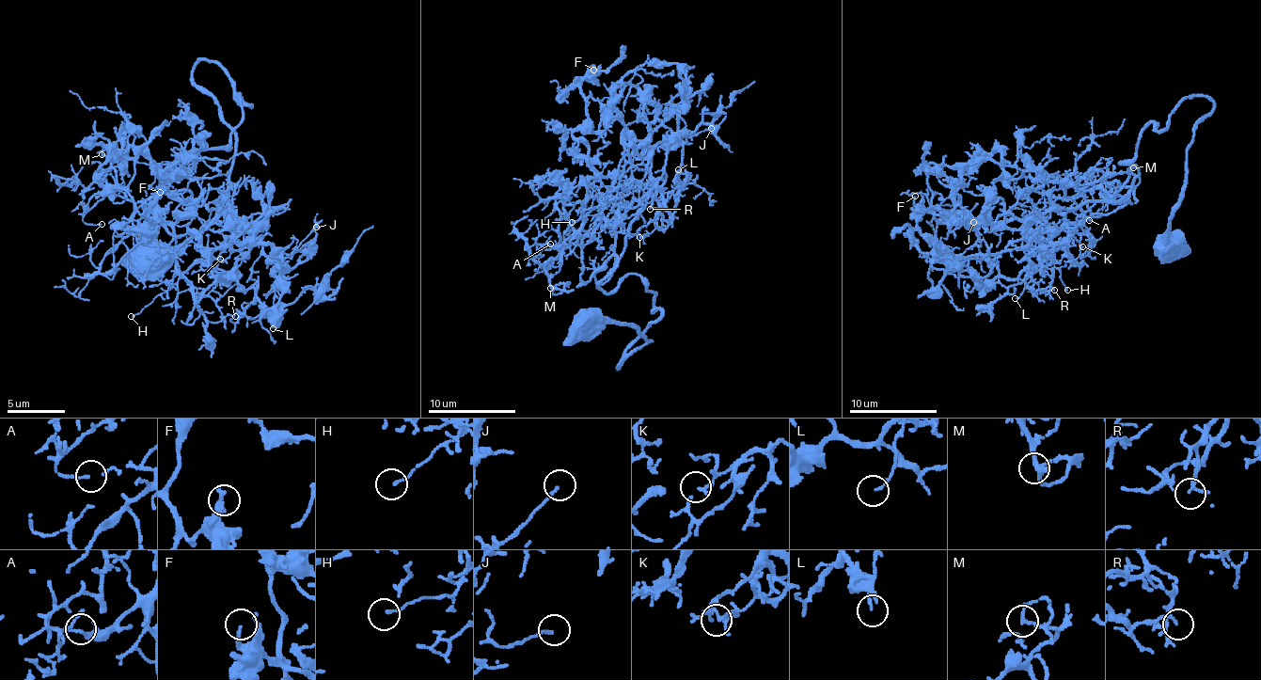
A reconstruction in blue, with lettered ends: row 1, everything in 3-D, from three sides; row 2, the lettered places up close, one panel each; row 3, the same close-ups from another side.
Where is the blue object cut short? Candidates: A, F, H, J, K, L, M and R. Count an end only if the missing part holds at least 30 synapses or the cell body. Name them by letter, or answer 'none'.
L

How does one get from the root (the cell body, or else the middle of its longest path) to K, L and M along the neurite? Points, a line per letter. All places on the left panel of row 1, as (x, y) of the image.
K: (151, 259), (214, 215), (232, 169), (200, 59), (249, 105), (165, 186), (260, 239), (220, 259)
L: (151, 259), (226, 192), (235, 129), (192, 73), (212, 59), (249, 105), (165, 186), (263, 242), (273, 328)
M: (151, 259), (214, 215), (232, 169), (200, 59), (249, 105), (145, 201), (107, 186), (119, 161), (102, 154)

